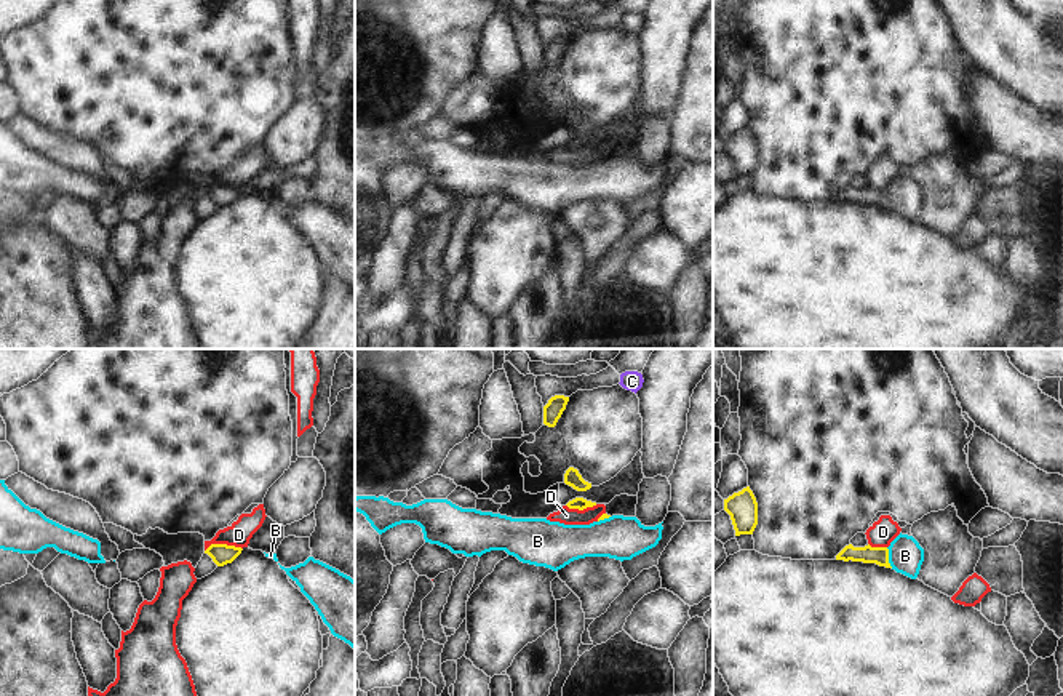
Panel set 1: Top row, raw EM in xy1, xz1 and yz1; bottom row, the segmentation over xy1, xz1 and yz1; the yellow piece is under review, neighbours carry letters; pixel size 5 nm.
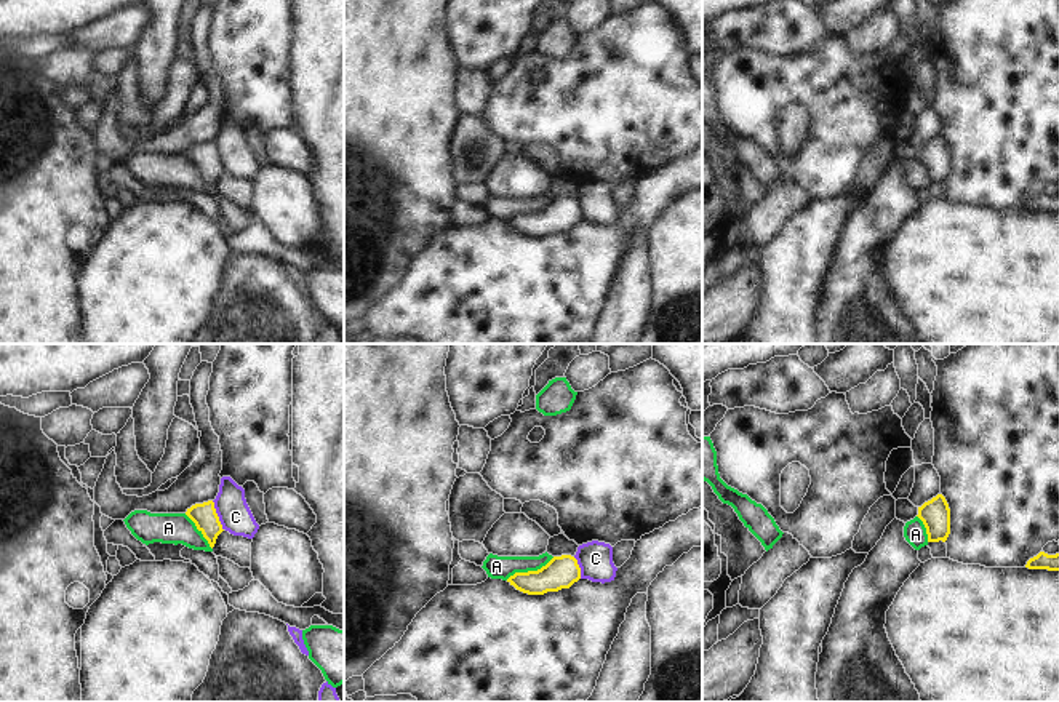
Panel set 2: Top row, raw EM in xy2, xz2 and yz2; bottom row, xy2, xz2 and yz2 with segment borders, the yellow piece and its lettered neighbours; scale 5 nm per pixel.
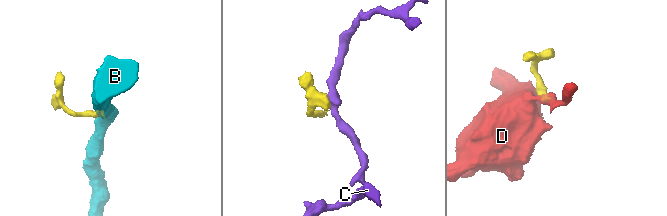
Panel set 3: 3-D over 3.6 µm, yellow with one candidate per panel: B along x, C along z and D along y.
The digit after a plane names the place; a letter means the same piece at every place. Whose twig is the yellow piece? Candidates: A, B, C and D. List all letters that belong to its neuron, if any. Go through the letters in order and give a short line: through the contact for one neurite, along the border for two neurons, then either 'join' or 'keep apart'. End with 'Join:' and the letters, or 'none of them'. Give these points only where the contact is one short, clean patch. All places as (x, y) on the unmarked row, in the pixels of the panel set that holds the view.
A: line xz2 (554, 199), (536, 211), (515, 213), (506, 221); keep apart
B: line yz1 (879, 197), (887, 199), (905, 197); join
C: line xy2 (211, 143), (223, 171); keep apart
D: line xy1 (242, 189), (211, 186), (205, 192); keep apart
Join: B

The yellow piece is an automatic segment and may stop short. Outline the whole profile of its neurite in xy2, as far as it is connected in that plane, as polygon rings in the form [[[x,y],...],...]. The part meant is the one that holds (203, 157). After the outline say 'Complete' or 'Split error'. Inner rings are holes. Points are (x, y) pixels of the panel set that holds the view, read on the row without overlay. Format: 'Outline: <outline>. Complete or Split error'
Outline: [[[208,142],[203,146],[195,146],[187,150],[186,157],[195,165],[197,171],[203,176],[213,190],[218,177],[224,173],[214,150],[214,144]]]. Complete.

